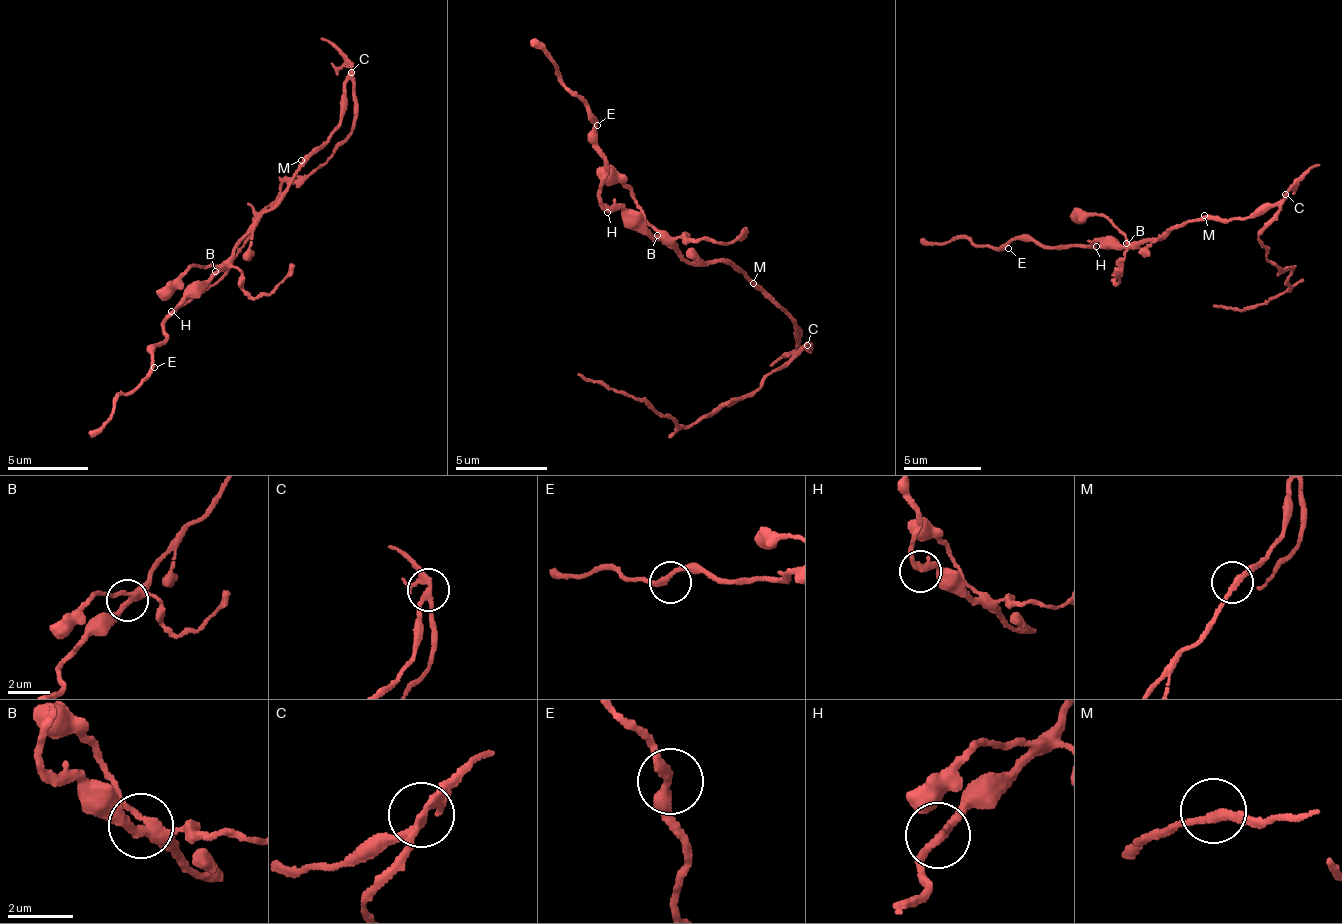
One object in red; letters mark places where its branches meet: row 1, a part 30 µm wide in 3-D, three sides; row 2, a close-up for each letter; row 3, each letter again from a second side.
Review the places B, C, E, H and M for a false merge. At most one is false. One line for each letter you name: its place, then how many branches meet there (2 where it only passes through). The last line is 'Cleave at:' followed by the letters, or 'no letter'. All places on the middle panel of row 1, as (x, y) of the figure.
C: at (807, 345); 4 branches meet
Cleave at: C

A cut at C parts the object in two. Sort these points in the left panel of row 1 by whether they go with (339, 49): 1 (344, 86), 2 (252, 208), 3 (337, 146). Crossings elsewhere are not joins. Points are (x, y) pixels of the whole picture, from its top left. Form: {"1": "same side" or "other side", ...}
{"1": "other side", "2": "same side", "3": "same side"}

